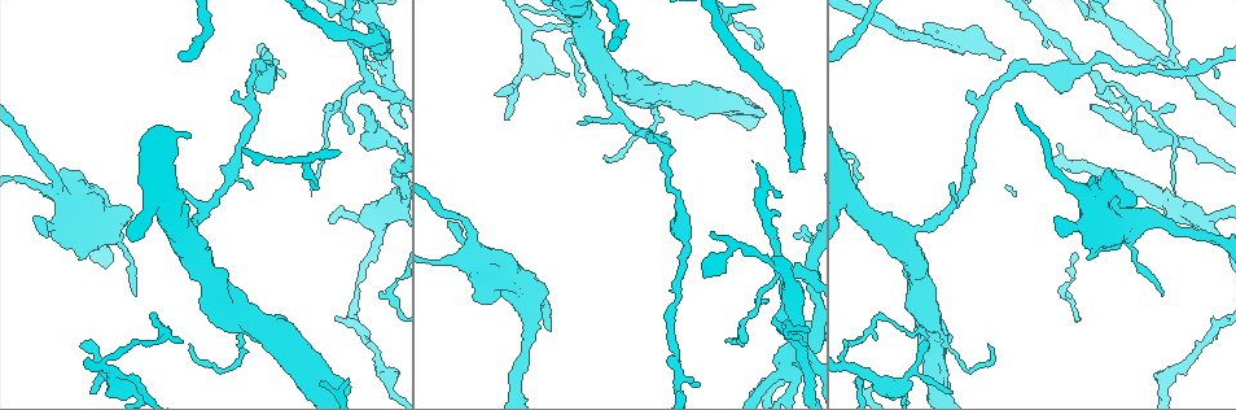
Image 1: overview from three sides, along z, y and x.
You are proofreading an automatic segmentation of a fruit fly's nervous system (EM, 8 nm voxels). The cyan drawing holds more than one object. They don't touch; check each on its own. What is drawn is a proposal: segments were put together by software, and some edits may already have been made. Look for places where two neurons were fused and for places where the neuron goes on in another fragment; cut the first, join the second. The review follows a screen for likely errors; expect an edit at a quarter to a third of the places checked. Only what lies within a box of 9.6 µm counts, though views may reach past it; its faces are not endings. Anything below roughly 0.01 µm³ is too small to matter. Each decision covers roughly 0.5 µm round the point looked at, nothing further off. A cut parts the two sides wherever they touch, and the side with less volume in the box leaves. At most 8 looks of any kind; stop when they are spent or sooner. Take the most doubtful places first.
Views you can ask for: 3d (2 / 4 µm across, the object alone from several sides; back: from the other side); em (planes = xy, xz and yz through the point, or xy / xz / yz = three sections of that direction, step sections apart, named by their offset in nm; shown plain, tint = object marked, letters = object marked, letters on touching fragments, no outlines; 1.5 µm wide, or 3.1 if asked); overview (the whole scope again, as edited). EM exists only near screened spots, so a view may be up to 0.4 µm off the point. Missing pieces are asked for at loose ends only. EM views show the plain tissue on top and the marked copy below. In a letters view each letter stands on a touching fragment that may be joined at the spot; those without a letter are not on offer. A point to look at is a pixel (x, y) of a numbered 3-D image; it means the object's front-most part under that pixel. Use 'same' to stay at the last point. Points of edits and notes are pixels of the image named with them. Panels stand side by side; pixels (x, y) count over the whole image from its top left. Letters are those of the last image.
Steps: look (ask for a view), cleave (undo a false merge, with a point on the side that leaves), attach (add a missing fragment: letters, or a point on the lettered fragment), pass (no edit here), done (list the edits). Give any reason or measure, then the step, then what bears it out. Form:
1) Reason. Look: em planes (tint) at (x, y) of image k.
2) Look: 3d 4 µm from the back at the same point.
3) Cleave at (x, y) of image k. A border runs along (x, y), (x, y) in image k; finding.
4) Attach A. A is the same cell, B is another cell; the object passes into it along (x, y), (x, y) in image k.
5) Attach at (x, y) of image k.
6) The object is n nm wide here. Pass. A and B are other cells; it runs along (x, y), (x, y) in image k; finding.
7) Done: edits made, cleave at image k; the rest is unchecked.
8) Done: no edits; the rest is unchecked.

Three-way junction. Look: 3d 2 µm at (804, 339) of image 1.

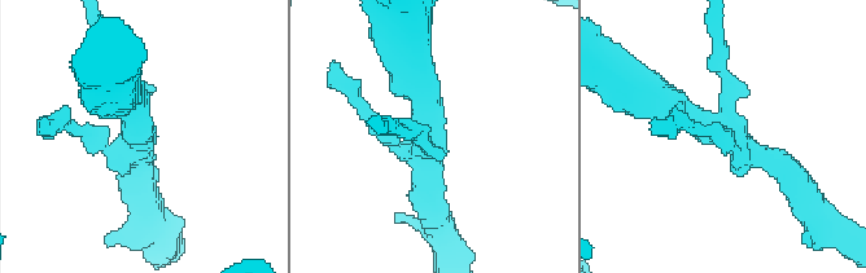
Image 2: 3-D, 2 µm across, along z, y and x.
Look: em planes (letters) at (431, 133) of image 2.

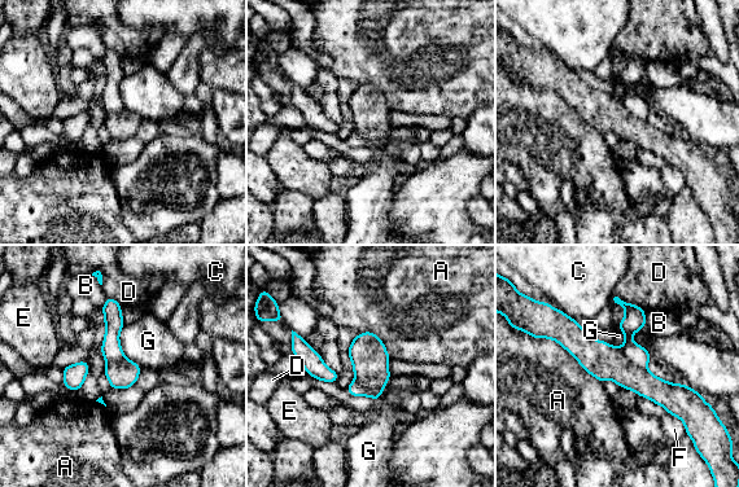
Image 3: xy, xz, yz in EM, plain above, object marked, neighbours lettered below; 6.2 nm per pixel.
The object is 190 nm wide here. Cleave at (632, 323) of image 3. A, B, C, D, E, F and G are other cells; the part that leaves runs along (615, 299), (629, 310), (629, 347), (643, 364) in image 3; a second neuron is stuck on.

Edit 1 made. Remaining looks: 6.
See it whole again. Look: overview.

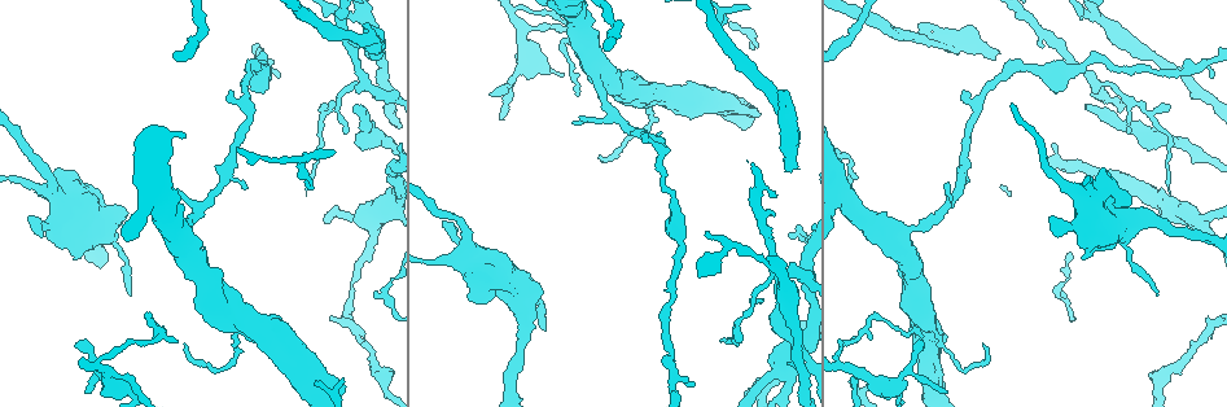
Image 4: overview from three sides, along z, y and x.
Free end. Look: 3d 4 µm at (514, 290) of image 4.

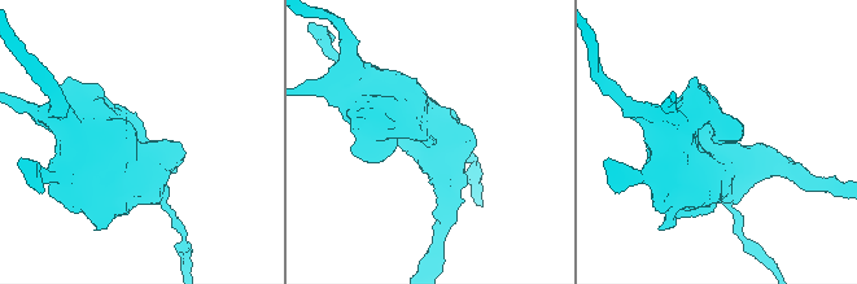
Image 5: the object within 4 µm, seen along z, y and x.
Look: em planes (letters) at (136, 120) of image 5.

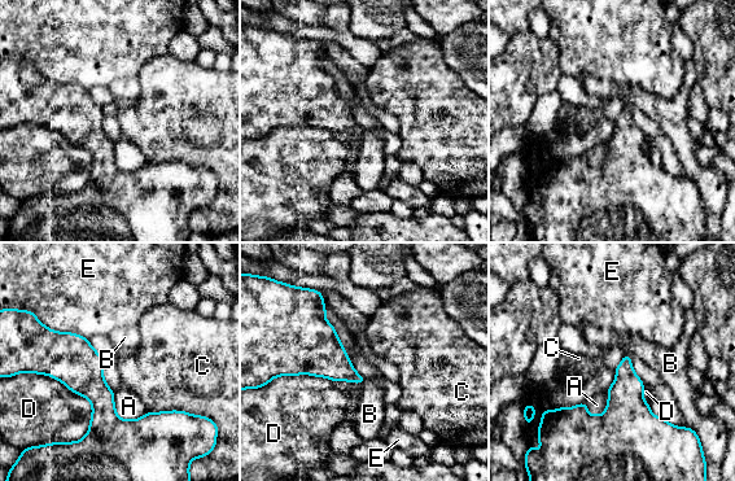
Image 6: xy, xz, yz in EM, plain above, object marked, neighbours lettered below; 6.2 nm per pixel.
Pass. A, B, C, D and E are other cells; it runs along (48, 335), (121, 427), (173, 415) in image 6; none of them fits.

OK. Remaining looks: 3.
Thick turns thin. Look: 3d 2 µm at (909, 373) of image 4.

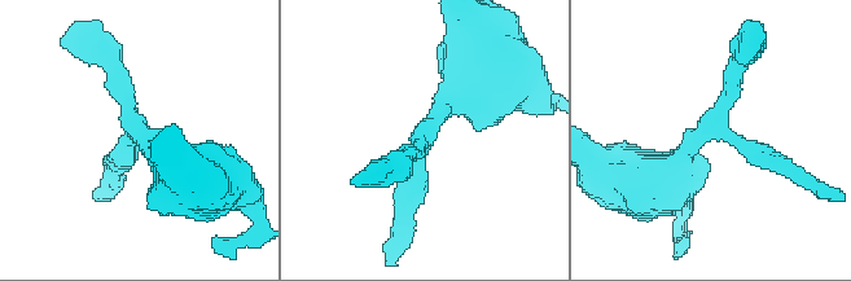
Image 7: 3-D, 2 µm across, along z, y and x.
Shape alone is not enough. Look: em planes (letters) at (712, 127) of image 7.

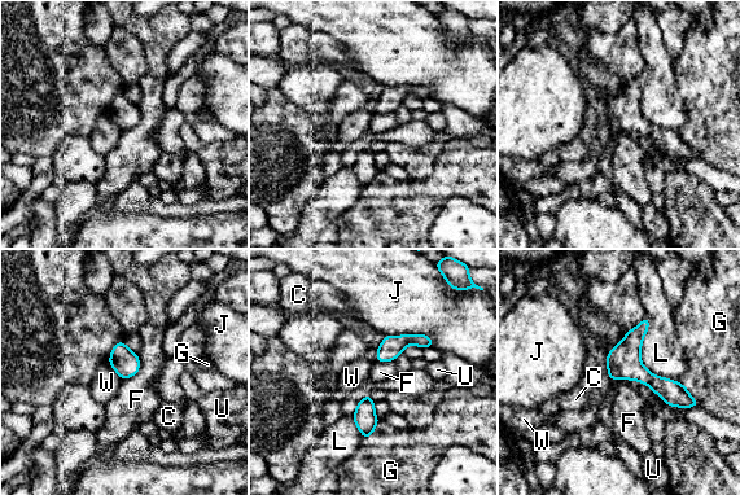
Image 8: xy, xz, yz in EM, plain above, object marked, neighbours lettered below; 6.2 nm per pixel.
The object is 30 nm wide here. Pass. C, F, G, J, L, U and W are other cells; it runs along (646, 322), (634, 364), (690, 402) in image 8; continuous, no second neuron.

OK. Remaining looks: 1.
Done: edits made, cleave at image 3; the rest is unchecked.

